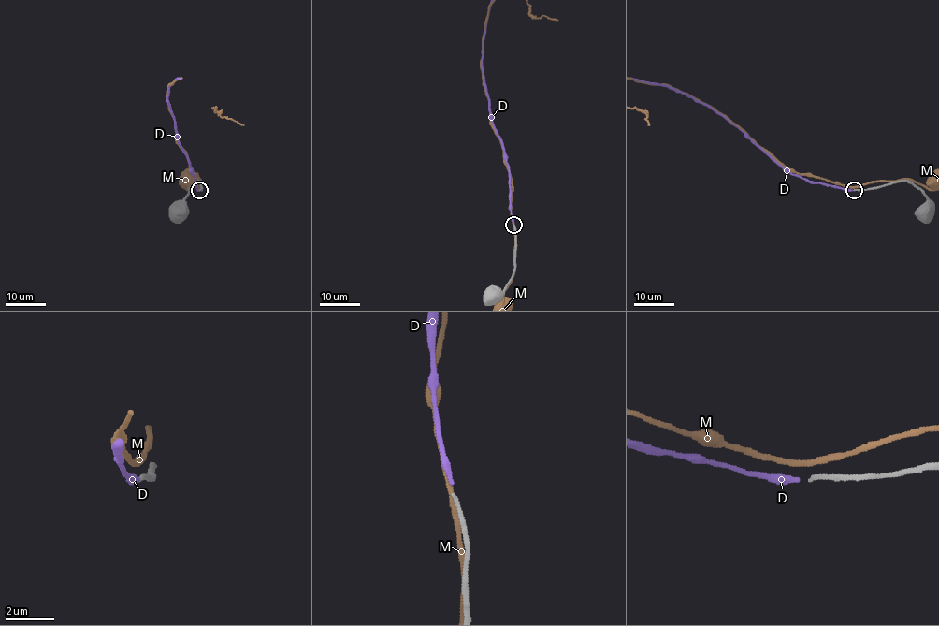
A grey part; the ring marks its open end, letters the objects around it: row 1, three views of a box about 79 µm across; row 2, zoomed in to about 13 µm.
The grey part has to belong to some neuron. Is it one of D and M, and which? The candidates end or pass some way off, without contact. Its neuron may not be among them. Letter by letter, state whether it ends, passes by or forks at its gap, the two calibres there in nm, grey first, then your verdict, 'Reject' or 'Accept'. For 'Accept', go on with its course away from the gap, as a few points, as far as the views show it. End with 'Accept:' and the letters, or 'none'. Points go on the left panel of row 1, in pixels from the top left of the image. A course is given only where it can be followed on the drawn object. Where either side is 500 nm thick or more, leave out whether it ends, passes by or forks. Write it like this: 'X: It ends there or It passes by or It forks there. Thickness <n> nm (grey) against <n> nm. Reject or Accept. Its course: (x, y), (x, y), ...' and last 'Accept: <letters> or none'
D: It ends there. Thickness 150 nm (grey) against 240 nm. Accept
M: It passes by. Thickness 150 nm (grey) against 200 nm. Reject
Accept: D

